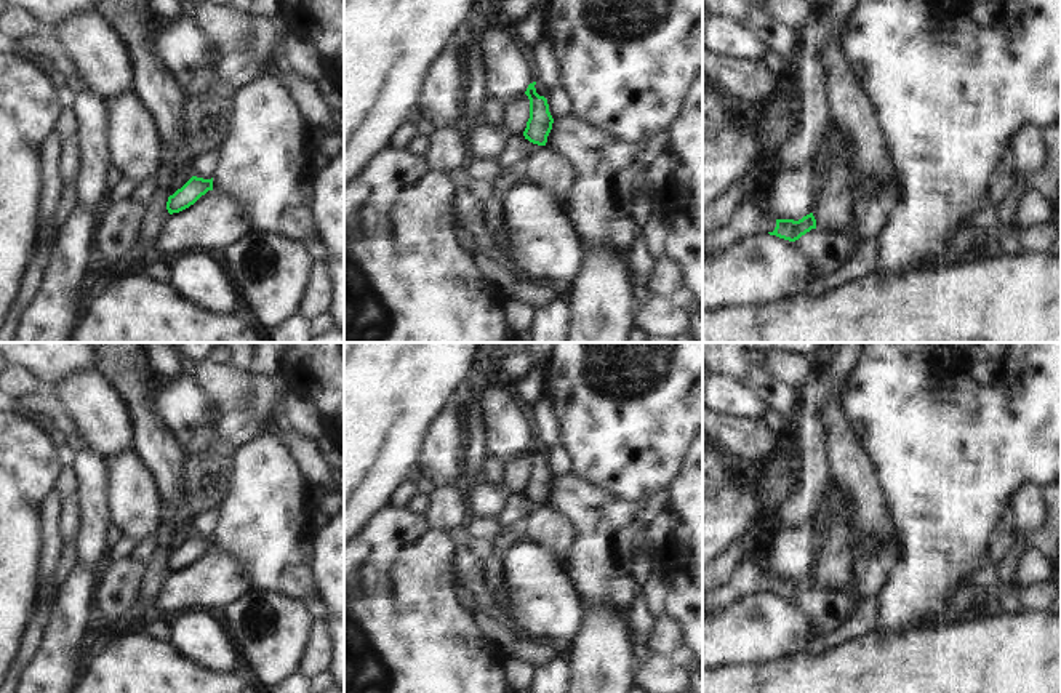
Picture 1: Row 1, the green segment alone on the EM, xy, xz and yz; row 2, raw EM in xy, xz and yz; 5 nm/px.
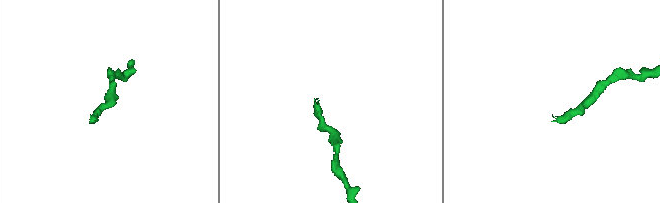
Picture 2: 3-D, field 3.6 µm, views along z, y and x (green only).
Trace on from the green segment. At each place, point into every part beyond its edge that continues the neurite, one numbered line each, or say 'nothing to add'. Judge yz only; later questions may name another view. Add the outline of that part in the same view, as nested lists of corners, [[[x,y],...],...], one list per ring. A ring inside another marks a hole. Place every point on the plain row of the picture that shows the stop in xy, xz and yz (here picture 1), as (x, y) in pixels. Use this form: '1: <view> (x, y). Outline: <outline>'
1: yz (749, 578). Outline: [[[751,546],[741,557],[733,576],[720,587],[703,595],[703,623],[725,611],[735,602],[759,592],[773,591],[776,578],[768,575]]]

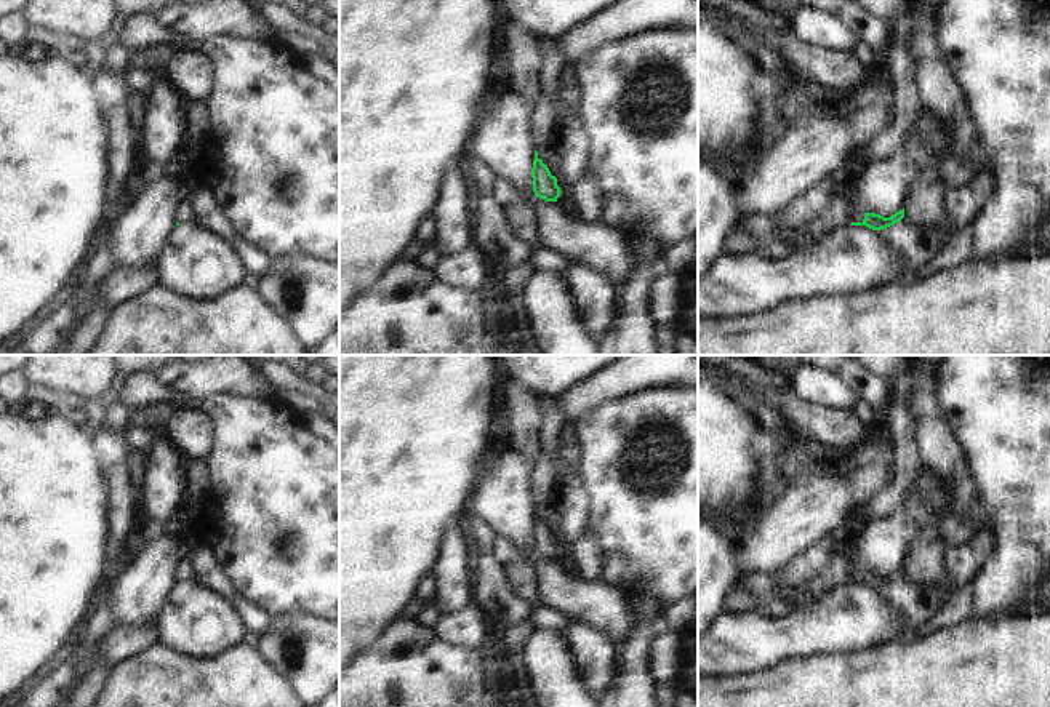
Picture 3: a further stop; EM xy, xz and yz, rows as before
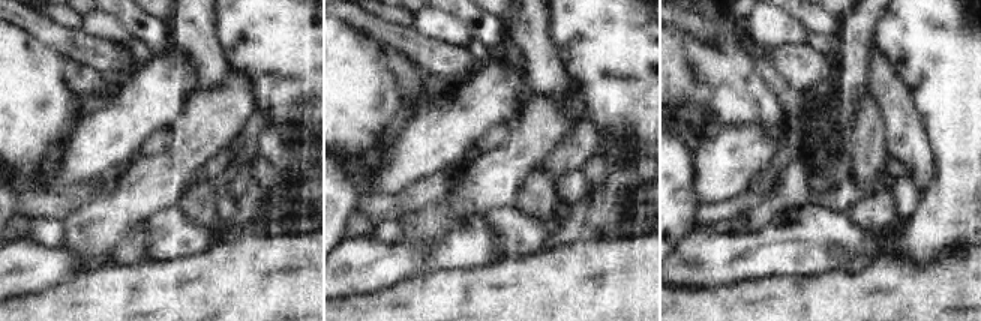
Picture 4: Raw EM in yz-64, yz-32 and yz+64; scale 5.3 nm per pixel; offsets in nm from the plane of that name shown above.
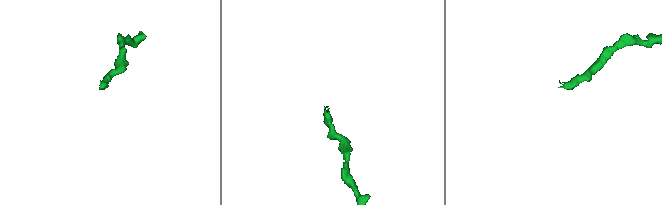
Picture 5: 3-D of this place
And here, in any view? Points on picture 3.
1: yz (839, 570). Outline: [[[840,542],[834,547],[824,569],[813,579],[796,587],[800,595],[823,595],[836,587],[845,587],[852,581],[863,581],[864,571],[858,569],[848,547]]]

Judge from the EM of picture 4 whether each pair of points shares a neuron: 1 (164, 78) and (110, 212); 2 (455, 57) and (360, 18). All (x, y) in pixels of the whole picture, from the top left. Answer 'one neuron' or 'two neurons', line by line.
1: two neurons
2: one neuron

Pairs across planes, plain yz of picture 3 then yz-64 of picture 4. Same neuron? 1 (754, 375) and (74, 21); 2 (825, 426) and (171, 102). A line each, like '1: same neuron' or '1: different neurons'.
1: same neuron
2: different neurons

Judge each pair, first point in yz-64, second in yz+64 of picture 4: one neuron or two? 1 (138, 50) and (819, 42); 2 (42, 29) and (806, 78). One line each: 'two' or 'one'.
1: one
2: one

